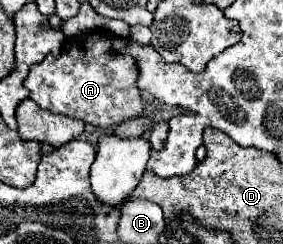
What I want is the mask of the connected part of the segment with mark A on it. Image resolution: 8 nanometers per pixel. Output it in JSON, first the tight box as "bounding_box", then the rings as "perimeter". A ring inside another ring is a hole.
{"bounding_box":[24,29,142,127],"perimeter":[[[92,29],[78,37],[68,37],[58,57],[48,55],[42,63],[32,65],[28,77],[24,79],[24,87],[30,91],[30,99],[34,99],[42,109],[74,117],[96,127],[112,127],[126,119],[134,119],[142,115],[142,99],[136,87],[136,79],[138,79],[138,69],[134,59],[130,55],[112,55],[108,33],[102,29]]]}

